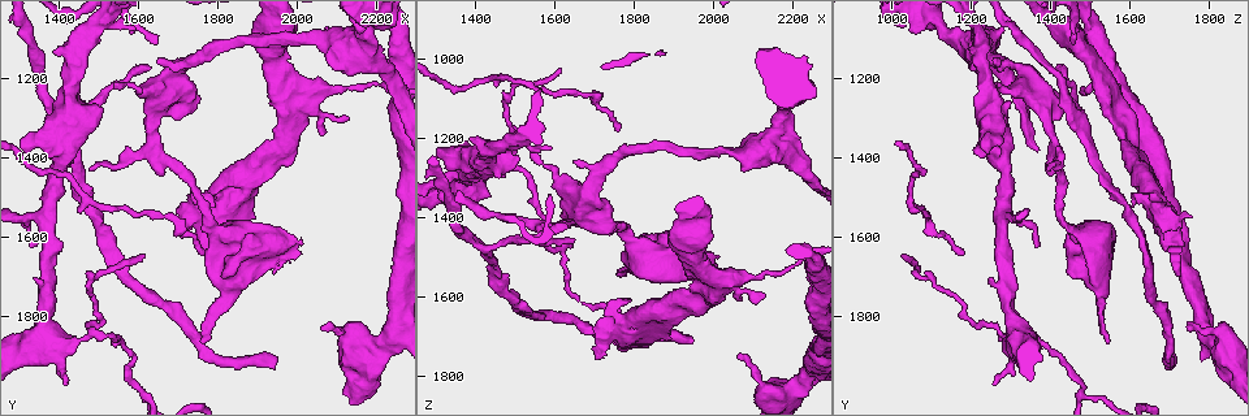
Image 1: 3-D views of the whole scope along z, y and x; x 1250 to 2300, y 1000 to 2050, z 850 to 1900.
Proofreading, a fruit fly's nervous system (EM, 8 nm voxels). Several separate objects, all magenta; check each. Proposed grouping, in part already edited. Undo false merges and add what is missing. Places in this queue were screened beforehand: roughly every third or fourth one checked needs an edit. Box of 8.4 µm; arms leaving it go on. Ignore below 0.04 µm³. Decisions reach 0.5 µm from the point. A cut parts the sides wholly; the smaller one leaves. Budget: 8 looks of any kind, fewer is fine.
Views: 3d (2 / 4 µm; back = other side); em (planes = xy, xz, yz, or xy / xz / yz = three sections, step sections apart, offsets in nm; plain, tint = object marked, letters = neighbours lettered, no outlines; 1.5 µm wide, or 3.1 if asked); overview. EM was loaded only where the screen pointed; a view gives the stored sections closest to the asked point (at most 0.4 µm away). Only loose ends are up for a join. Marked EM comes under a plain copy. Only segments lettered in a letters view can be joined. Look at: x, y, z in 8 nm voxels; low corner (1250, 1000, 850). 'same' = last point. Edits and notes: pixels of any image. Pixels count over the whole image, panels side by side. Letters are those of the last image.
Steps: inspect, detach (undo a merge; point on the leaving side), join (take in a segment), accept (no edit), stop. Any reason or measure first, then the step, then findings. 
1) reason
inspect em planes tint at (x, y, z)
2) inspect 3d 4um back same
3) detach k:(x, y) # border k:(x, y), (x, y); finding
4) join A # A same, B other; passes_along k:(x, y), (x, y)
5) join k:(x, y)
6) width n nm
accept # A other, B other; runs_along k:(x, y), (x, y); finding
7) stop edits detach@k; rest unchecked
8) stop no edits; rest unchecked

inspect em planes letters at (1340, 1620, 1365)

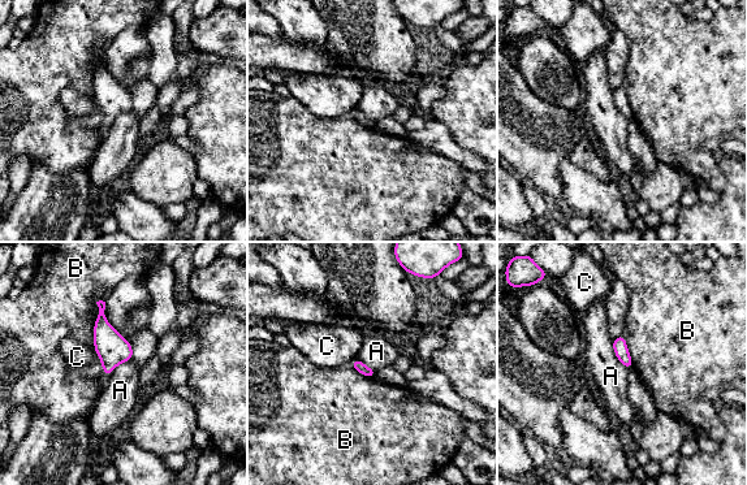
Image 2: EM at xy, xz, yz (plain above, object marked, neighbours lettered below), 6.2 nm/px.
longest_contact B 300 nm
accept # A other, B other, C other; border 2:(611, 340), (616, 358), (627, 369); none of them fits

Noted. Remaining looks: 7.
end of a long branch
inspect em planes letters at (1950, 1900, 1715)

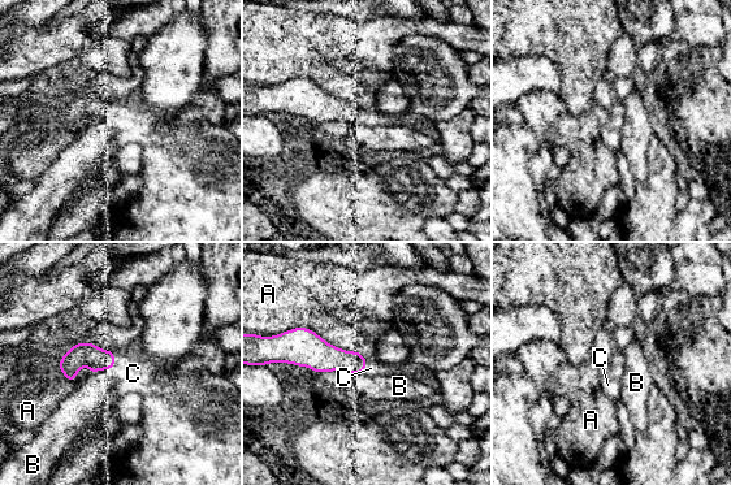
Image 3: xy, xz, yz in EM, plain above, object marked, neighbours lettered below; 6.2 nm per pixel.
join C # A other, B other, C same; it goes on there

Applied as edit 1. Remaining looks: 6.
an open end
inspect 3d 2um at (1825, 1695, 1730)

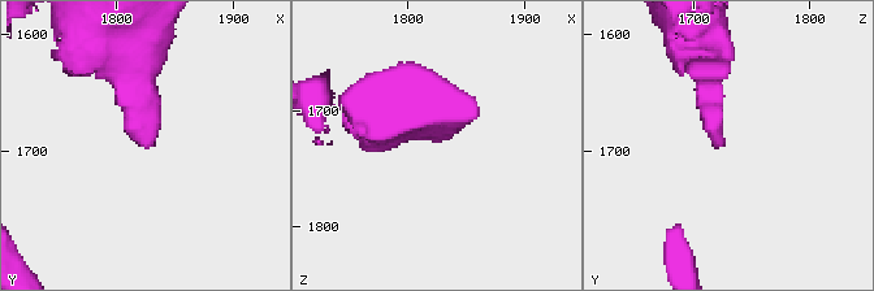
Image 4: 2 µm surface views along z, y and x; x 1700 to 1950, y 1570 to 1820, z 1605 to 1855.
inspect em planes letters at (1828, 1696, 1728)

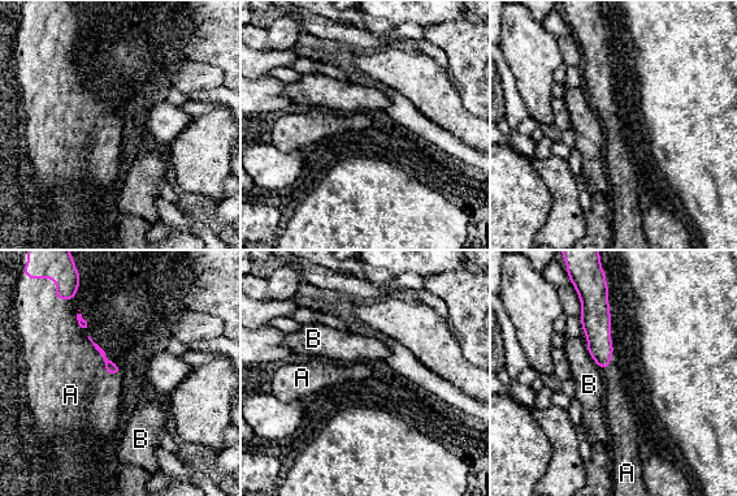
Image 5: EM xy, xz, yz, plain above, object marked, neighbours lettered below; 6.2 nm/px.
join A # A same, B other; passes_along 5:(111, 367), (103, 358), (65, 372); the neuron continues

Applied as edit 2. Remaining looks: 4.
stop edits join@3, join@5; rest unchecked

